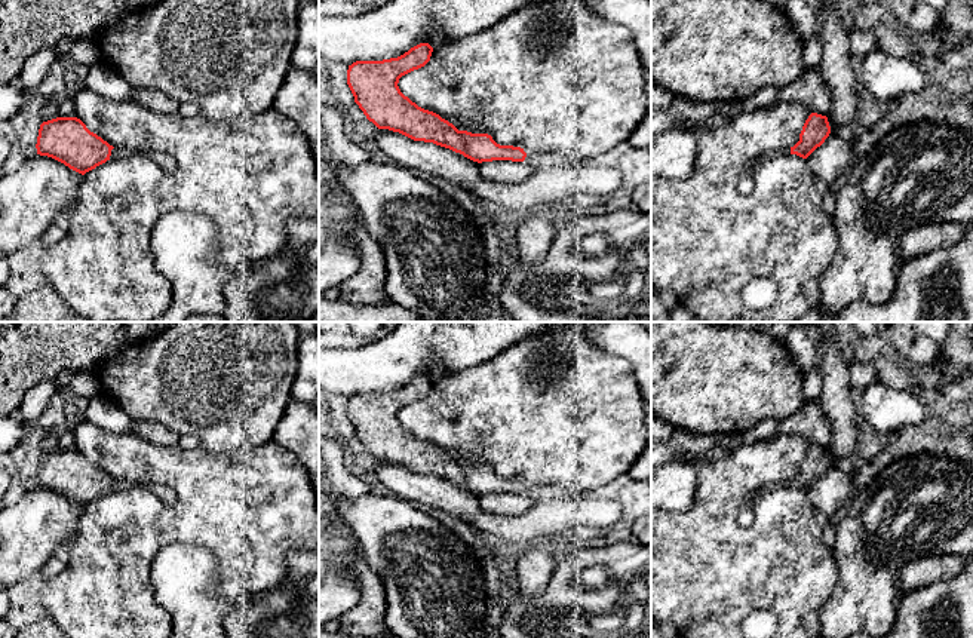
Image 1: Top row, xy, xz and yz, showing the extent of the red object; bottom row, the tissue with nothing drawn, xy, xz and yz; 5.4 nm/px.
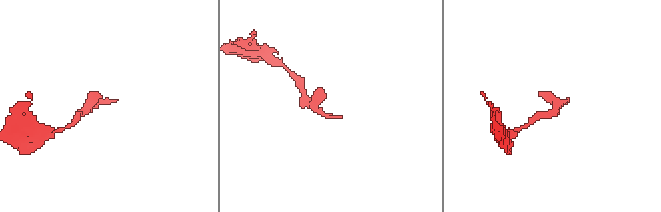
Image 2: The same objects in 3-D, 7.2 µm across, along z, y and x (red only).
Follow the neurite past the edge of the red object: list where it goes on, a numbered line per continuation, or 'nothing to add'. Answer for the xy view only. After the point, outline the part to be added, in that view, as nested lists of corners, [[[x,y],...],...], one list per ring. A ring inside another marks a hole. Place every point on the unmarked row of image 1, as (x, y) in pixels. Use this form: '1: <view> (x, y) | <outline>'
1: xy (116, 484) | [[[113,481],[111,482],[111,488],[110,491],[113,490],[126,490],[126,488],[131,488],[132,487],[132,482],[131,481]]]

